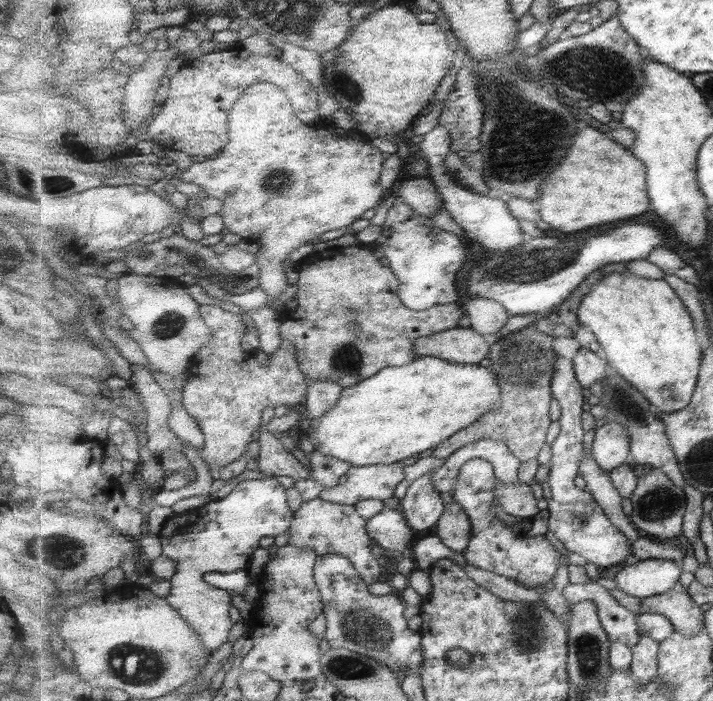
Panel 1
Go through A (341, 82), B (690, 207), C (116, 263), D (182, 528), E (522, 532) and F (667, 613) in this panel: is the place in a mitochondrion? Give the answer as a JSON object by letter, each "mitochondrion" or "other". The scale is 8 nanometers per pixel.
{"A":"mitochondrion","B":"other","C":"other","D":"other","E":"other","F":"other"}

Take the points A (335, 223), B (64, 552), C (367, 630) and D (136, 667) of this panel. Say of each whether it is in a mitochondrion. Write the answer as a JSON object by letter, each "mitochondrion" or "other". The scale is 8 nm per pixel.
{"A":"other","B":"mitochondrion","C":"mitochondrion","D":"mitochondrion"}

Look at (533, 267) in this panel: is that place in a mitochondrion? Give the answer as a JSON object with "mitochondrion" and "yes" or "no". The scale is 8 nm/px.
{"mitochondrion":"yes"}

